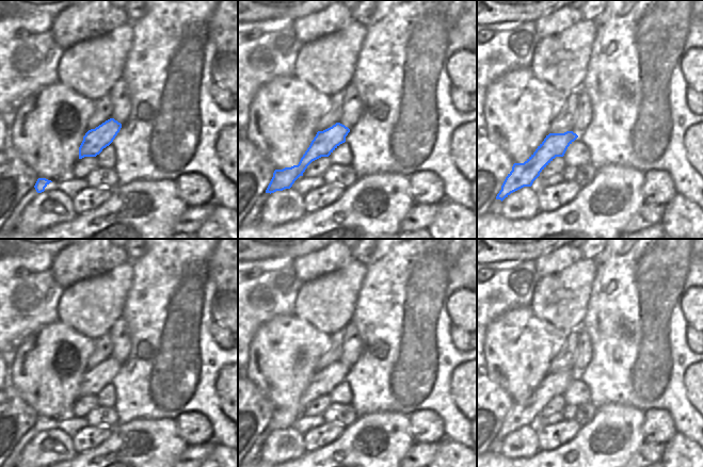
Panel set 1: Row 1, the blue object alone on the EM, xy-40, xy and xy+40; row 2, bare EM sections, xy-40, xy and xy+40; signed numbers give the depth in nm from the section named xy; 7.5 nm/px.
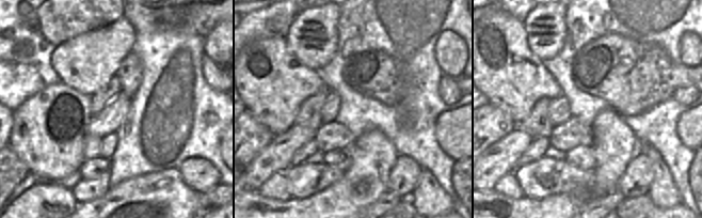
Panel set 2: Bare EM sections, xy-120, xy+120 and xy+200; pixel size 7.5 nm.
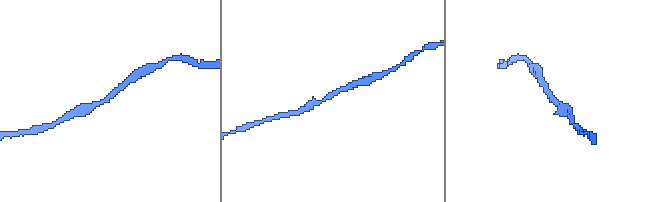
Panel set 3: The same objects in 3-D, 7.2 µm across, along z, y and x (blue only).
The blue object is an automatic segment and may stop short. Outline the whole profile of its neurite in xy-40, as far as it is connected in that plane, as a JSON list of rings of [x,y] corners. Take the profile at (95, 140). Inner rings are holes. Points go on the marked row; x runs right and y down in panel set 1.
[[[110,118],[95,129],[89,130],[79,147],[79,159],[99,155],[103,148],[113,142],[121,128],[121,123]]]

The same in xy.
[[[340,123],[318,131],[309,147],[301,158],[298,165],[275,170],[266,193],[274,193],[290,189],[294,181],[303,176],[307,166],[321,157],[329,157],[340,144],[346,142],[350,129]]]

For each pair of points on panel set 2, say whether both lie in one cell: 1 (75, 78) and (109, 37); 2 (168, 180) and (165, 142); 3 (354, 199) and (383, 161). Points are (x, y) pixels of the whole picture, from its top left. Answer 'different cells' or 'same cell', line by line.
1: same cell
2: different cells
3: same cell

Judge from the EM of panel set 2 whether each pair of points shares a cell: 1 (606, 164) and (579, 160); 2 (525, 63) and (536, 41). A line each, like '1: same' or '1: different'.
1: different
2: different

